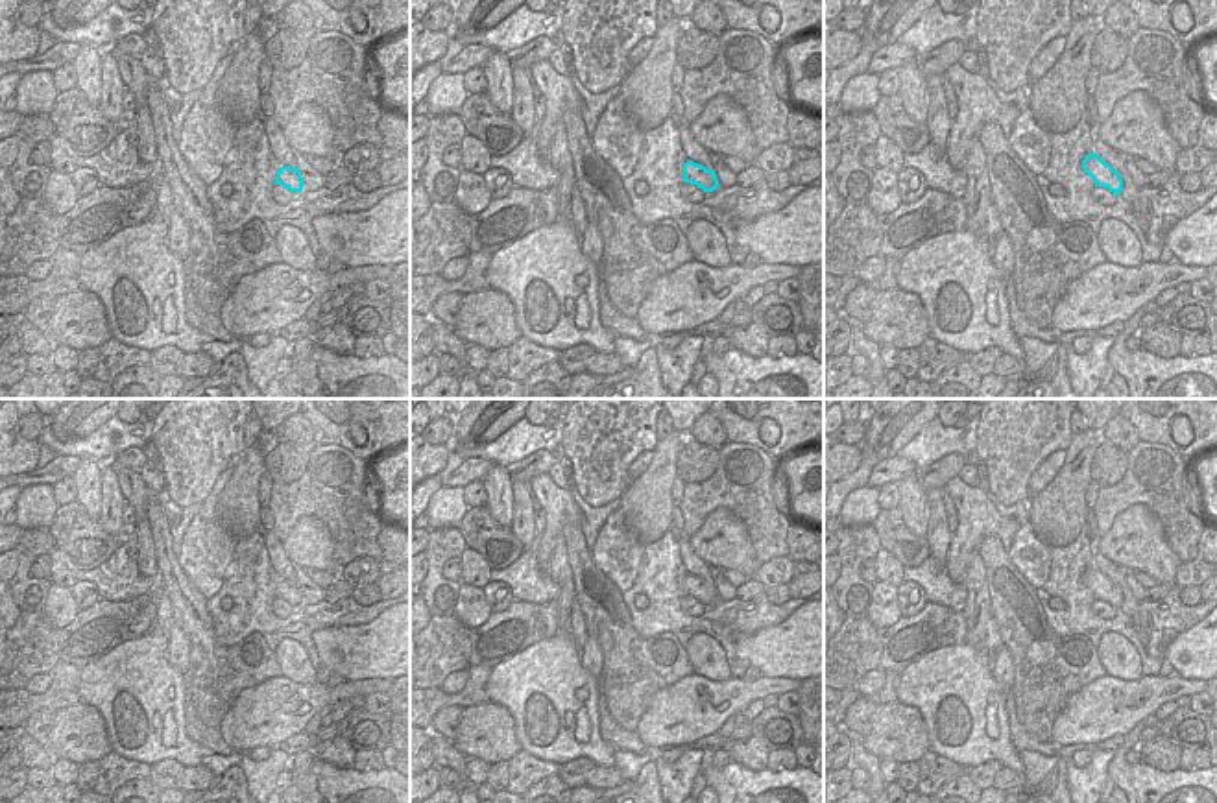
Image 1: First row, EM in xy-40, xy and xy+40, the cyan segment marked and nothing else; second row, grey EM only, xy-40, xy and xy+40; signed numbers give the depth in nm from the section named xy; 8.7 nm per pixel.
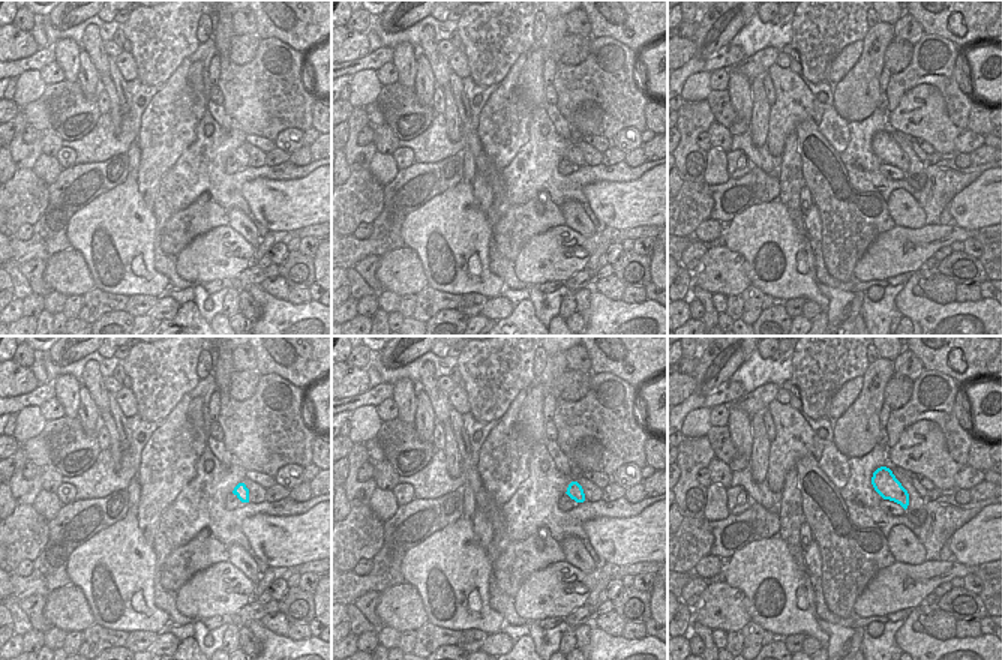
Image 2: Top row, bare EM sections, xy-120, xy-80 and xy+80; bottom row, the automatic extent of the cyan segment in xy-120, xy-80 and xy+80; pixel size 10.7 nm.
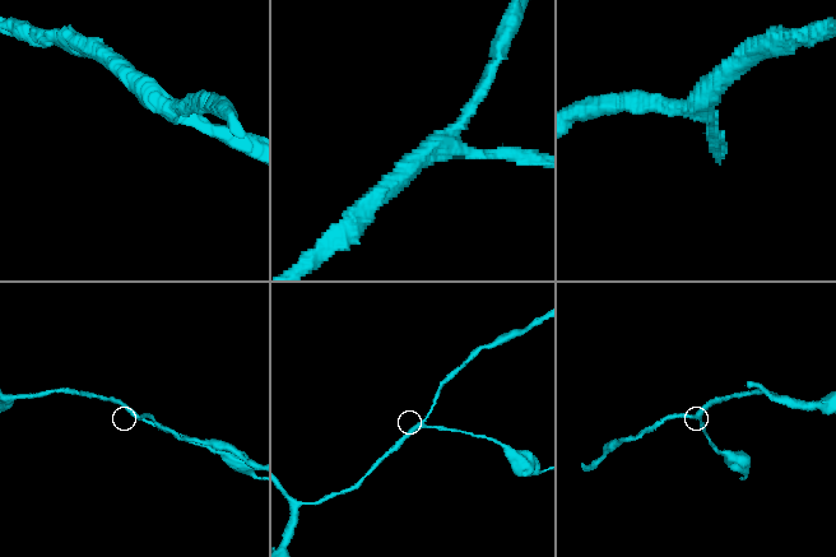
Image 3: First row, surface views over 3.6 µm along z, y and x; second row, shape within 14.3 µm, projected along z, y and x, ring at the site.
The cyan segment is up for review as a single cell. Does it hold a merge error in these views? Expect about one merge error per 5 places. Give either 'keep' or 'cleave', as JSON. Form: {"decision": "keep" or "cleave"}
{"decision": "keep"}

